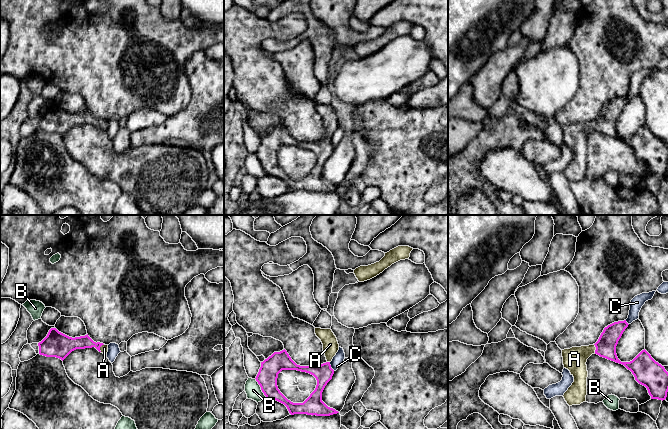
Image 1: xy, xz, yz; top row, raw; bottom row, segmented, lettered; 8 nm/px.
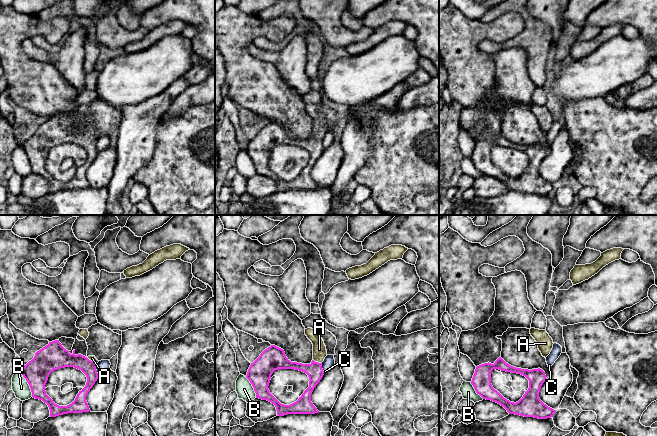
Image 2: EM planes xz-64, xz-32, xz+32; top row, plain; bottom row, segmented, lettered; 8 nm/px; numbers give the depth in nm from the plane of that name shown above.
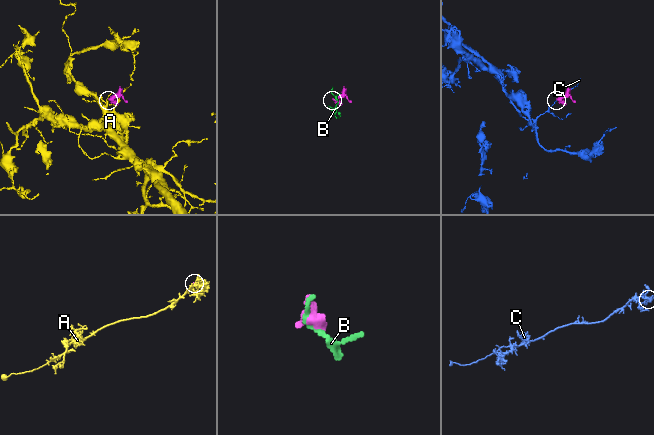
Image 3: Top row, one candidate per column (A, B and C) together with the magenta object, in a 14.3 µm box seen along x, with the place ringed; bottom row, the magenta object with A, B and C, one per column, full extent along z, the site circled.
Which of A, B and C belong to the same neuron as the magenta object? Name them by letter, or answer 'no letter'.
A

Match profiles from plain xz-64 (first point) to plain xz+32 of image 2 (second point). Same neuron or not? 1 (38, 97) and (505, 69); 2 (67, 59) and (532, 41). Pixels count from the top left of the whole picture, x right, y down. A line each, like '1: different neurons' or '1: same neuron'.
1: different neurons
2: different neurons

